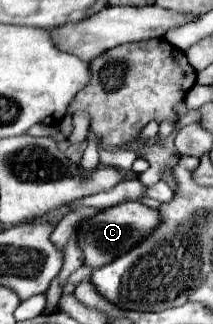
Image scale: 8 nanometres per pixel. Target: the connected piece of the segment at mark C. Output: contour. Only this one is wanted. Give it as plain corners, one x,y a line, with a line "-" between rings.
119,203
115,207
107,207
99,211
97,215
81,221
75,229
77,245
83,251
83,265
91,269
99,269
119,257
121,253
127,253
133,245
139,245
145,237
153,233
153,229
161,225
161,213
157,209
151,209
143,203

